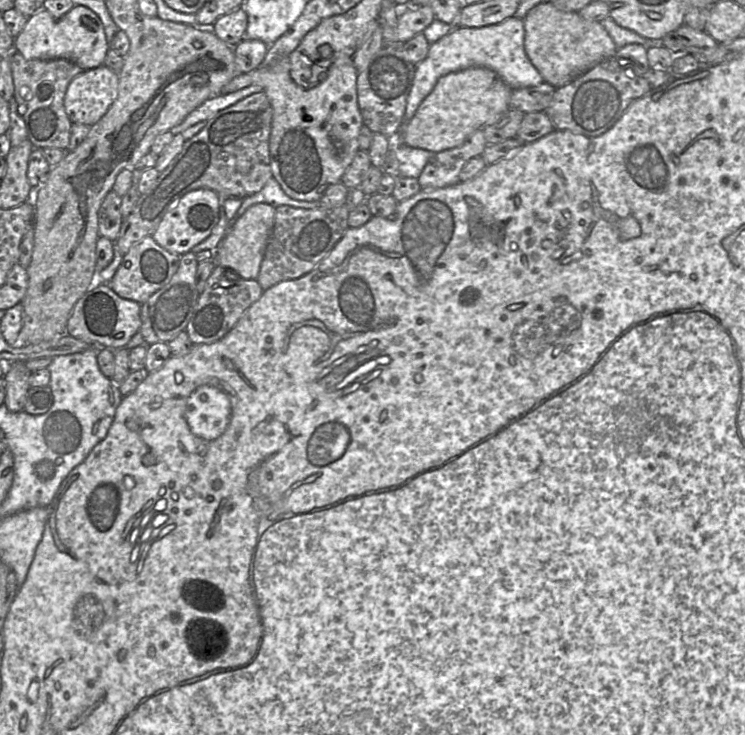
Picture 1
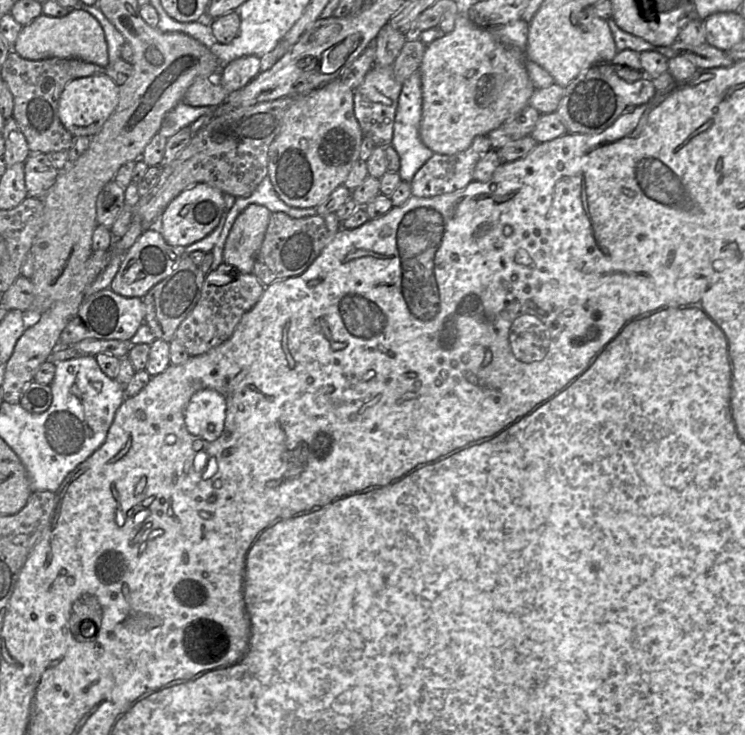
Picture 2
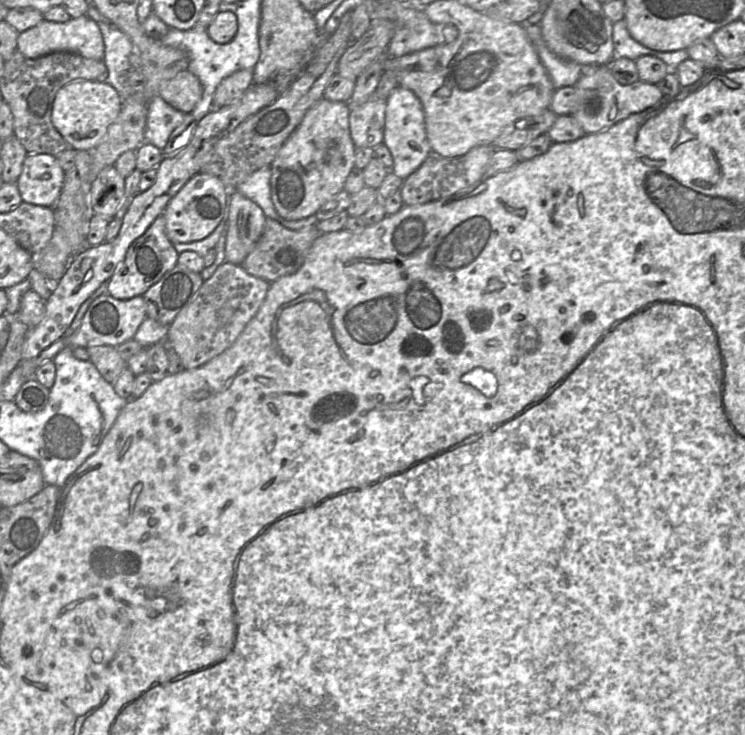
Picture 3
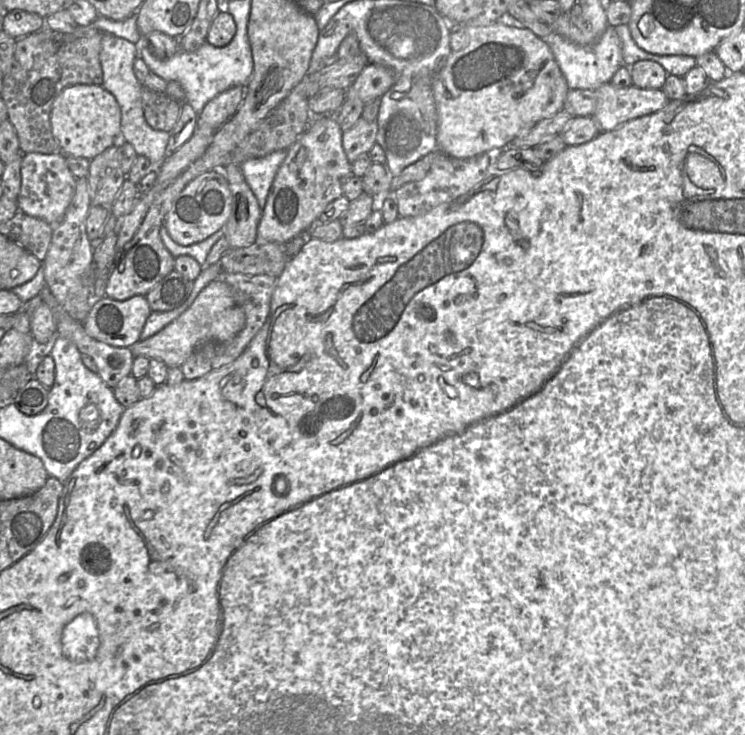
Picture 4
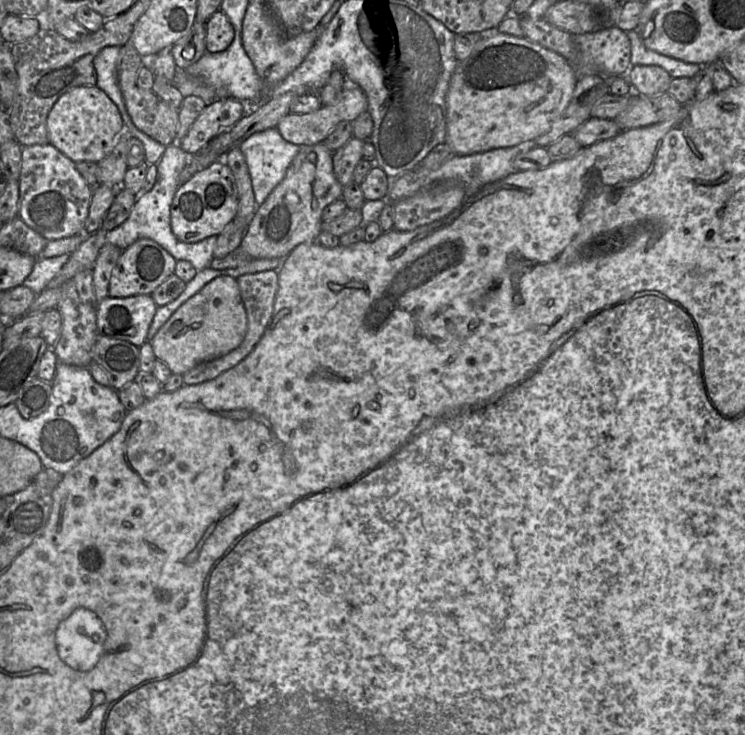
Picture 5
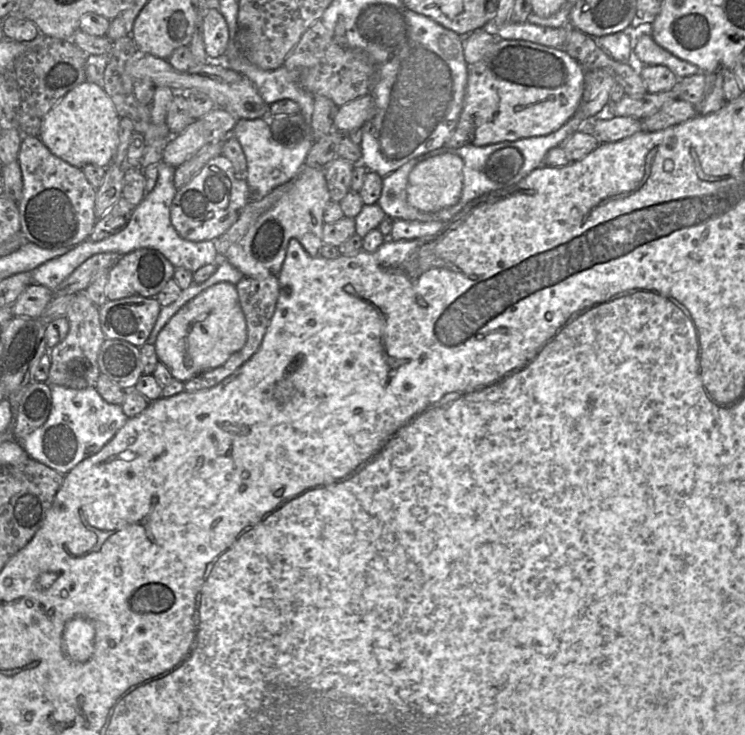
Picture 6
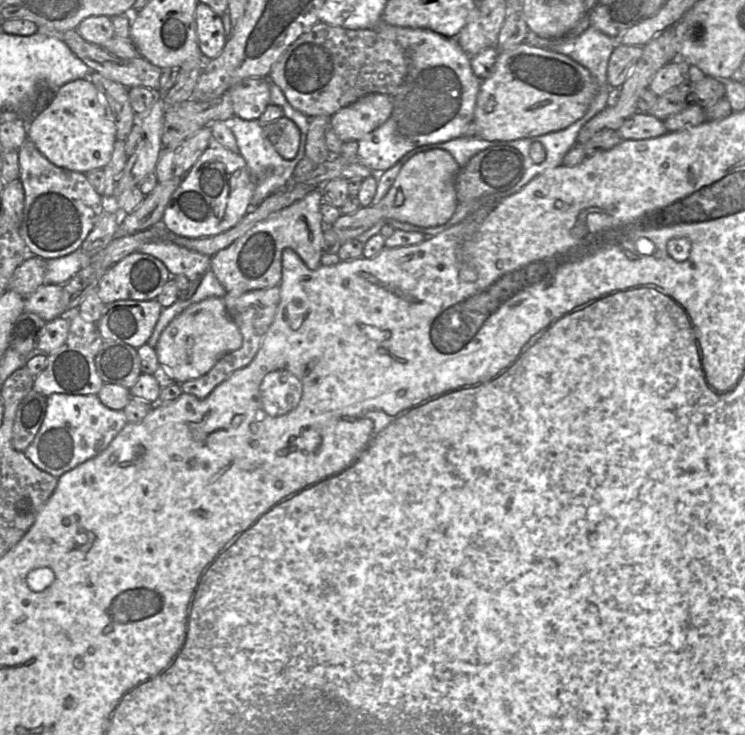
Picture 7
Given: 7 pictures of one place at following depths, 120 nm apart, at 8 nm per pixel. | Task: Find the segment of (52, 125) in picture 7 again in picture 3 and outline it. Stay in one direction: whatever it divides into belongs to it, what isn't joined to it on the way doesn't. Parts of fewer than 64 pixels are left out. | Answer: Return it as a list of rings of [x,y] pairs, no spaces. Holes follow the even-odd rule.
[[[76,79],[58,90],[52,123],[71,148],[92,151],[104,139],[109,126],[120,113],[122,101],[117,90],[107,82]]]

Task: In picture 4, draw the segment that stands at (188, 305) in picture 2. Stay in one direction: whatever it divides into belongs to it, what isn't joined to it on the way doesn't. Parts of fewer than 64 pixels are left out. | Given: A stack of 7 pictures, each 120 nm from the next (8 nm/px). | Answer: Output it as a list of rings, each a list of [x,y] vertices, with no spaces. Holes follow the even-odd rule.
[[[176,270],[160,280],[146,295],[151,311],[171,311],[183,304],[193,289],[193,281]]]

